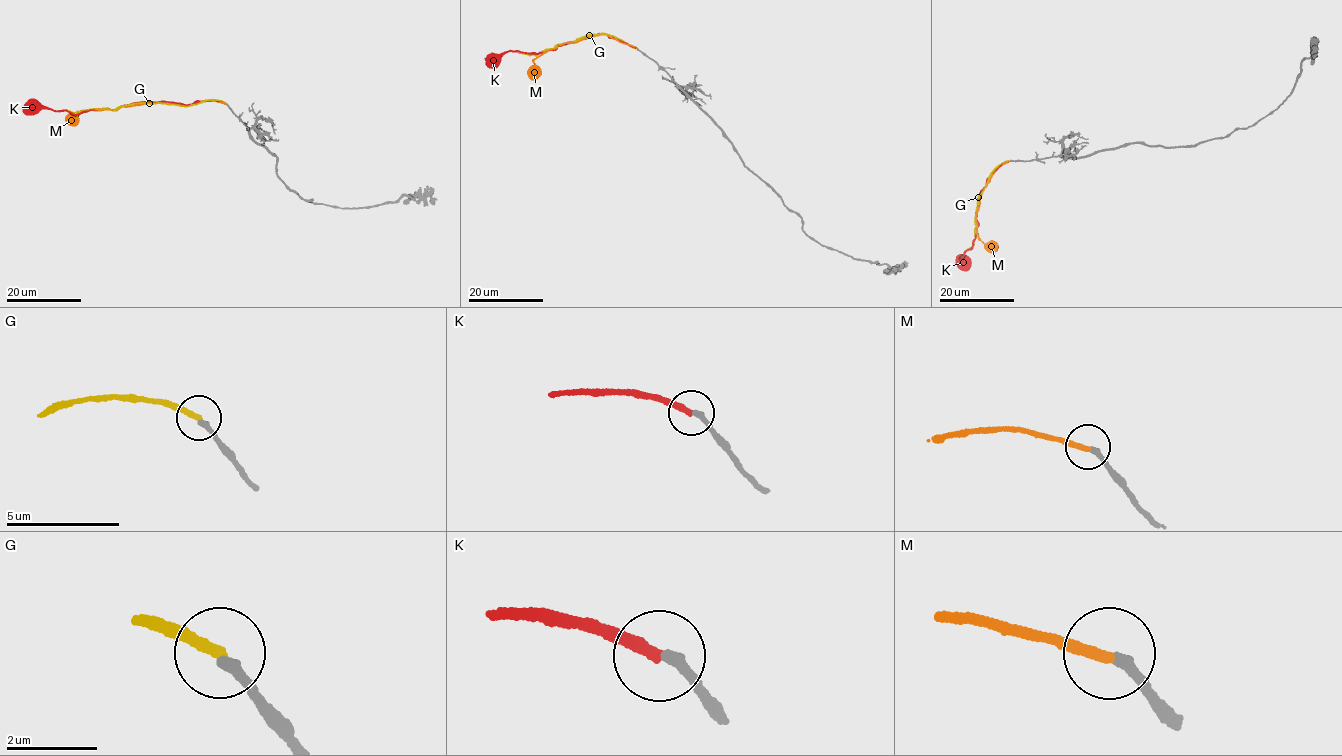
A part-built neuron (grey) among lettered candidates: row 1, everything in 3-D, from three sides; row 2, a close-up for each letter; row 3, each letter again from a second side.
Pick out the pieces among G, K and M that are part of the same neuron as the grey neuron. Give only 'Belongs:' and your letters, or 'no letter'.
Belongs: M

